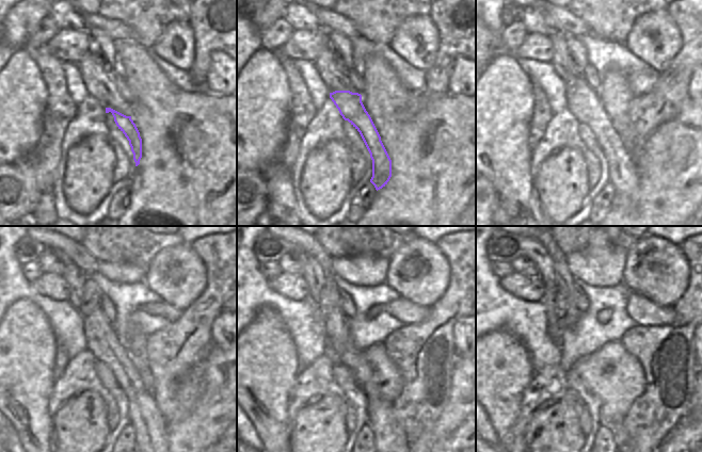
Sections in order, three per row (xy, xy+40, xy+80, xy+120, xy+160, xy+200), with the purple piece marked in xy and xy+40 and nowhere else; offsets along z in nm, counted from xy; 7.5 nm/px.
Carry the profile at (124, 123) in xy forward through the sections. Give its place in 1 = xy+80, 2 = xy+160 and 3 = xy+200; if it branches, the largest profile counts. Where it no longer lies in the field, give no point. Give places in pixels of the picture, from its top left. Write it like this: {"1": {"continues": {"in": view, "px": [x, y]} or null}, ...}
{"1": {"continues": {"in": "xy+80", "px": [583, 101]}}, "2": {"continues": {"in": "xy+160", "px": [391, 442]}}, "3": {"continues": {"in": "xy+200", "px": [565, 288]}}}

